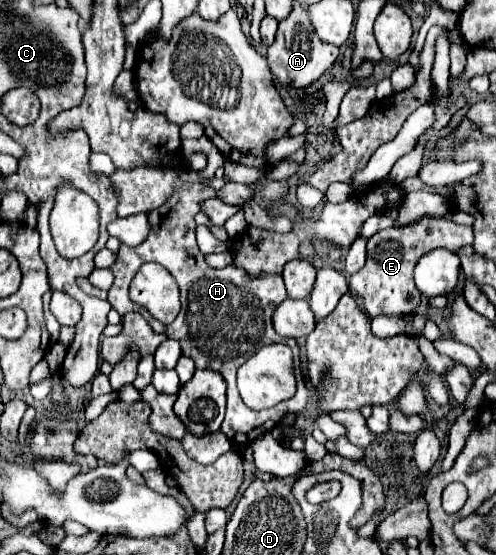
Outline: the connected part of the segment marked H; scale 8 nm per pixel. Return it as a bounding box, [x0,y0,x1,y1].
[108,183,312,445]

